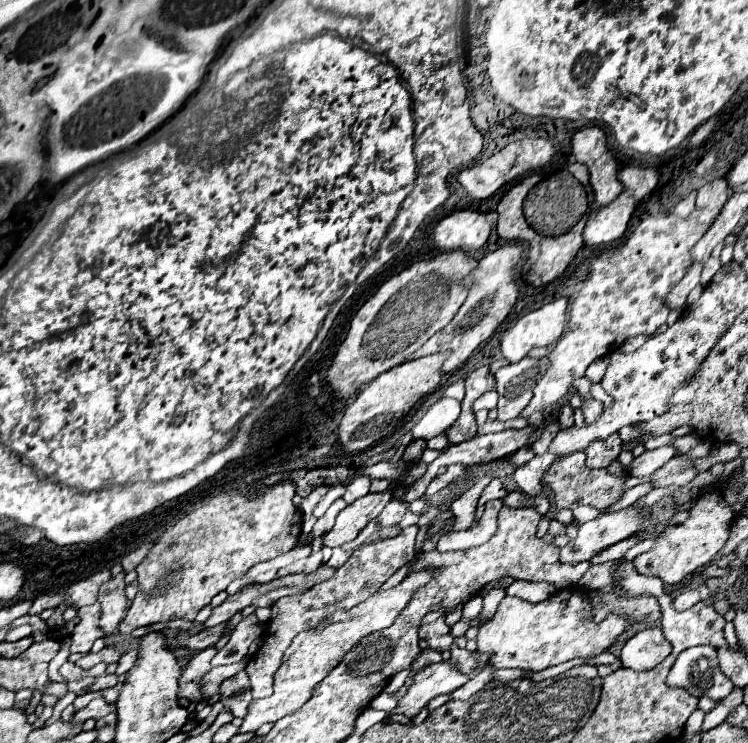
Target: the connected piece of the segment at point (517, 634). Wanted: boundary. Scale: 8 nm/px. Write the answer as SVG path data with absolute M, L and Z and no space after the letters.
M576 587L560 589L540 603L530 603L518 597L504 597L498 605L496 615L478 631L478 637L476 637L478 651L492 653L490 669L476 675L474 679L476 684L471 684L469 680L450 697L453 700L468 700L492 679L492 673L498 669L520 667L526 671L544 671L546 667L552 667L576 657L598 655L606 651L626 629L626 621L620 615L610 615L602 623L594 623L594 621L580 619L584 611L588 611L588 597L584 591Z

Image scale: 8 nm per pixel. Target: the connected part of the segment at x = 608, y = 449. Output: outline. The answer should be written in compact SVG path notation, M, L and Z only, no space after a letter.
M612 433L606 439L596 439L586 447L586 465L590 469L608 467L622 451L622 439L618 433Z

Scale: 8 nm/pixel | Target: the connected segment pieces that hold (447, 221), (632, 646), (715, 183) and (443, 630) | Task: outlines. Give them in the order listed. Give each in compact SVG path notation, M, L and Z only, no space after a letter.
M456 211L444 217L434 229L438 249L480 249L490 237L490 223L478 211Z
M650 627L636 633L622 649L622 665L634 671L646 671L662 663L670 655L672 647L664 639L660 627Z
M724 177L712 179L698 189L696 207L700 209L700 223L712 223L728 201L728 183Z
M444 609L430 611L424 615L422 625L418 629L418 637L426 639L432 649L440 649L440 651L446 651L454 643L450 635L450 627L446 627L444 617L446 617Z

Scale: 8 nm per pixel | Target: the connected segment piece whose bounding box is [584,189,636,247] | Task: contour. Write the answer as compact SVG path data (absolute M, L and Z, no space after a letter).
M626 189L604 209L592 211L584 227L584 243L594 247L600 243L612 243L620 239L628 227L628 221L634 211L634 197Z

